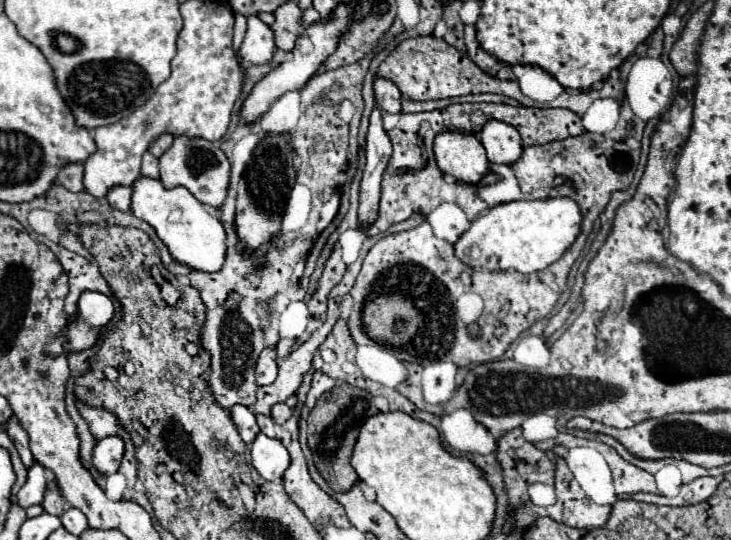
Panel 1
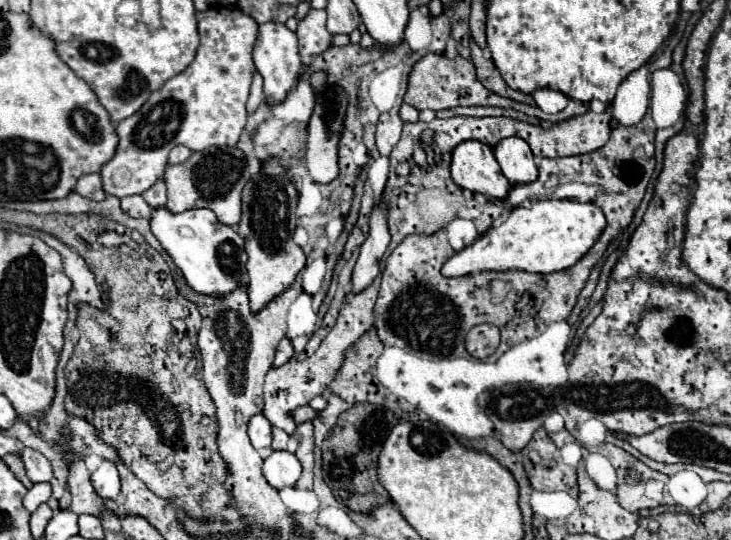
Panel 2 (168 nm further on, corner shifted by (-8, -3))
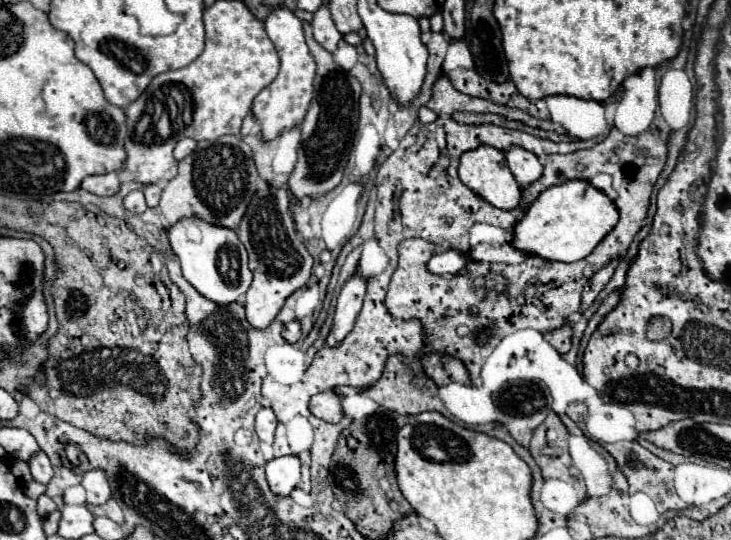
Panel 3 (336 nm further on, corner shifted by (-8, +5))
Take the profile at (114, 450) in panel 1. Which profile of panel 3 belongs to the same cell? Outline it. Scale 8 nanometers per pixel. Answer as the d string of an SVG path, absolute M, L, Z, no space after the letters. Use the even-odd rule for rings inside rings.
M91 469L83 475L83 483L81 483L87 491L87 503L93 505L101 505L111 497L111 487L107 481L107 475L103 473L103 469Z

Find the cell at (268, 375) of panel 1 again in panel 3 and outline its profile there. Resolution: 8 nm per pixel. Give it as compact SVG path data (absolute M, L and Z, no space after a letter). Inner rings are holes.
M291 321L285 325L281 337L287 341L287 343L297 343L301 339L301 327L299 327L299 321Z

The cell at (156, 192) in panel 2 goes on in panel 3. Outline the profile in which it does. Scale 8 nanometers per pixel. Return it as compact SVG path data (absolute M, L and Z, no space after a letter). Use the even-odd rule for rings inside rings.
M157 183L157 185L147 185L147 187L143 189L143 193L145 193L145 199L147 199L147 205L149 205L149 207L155 207L155 205L159 203L161 191L163 191L163 187L161 187L159 183Z

